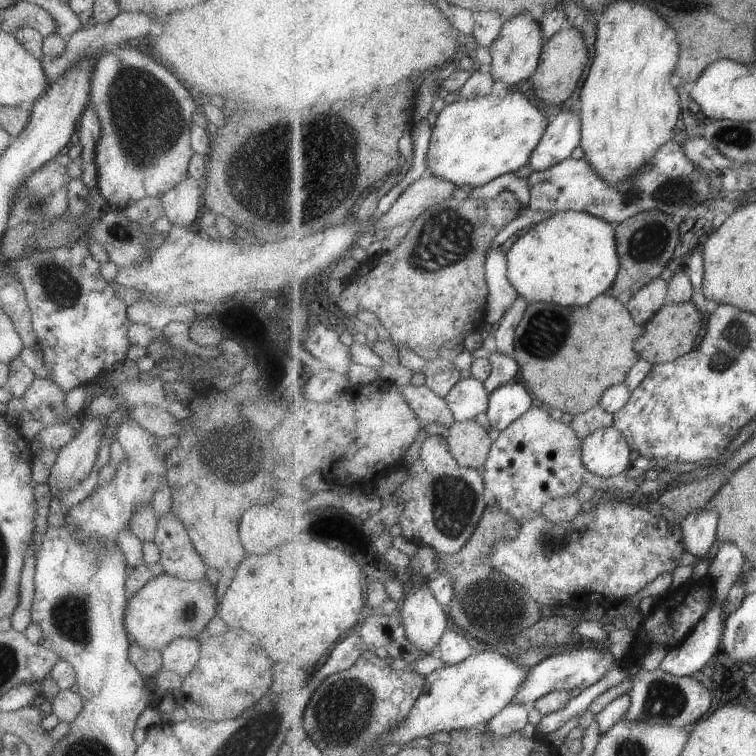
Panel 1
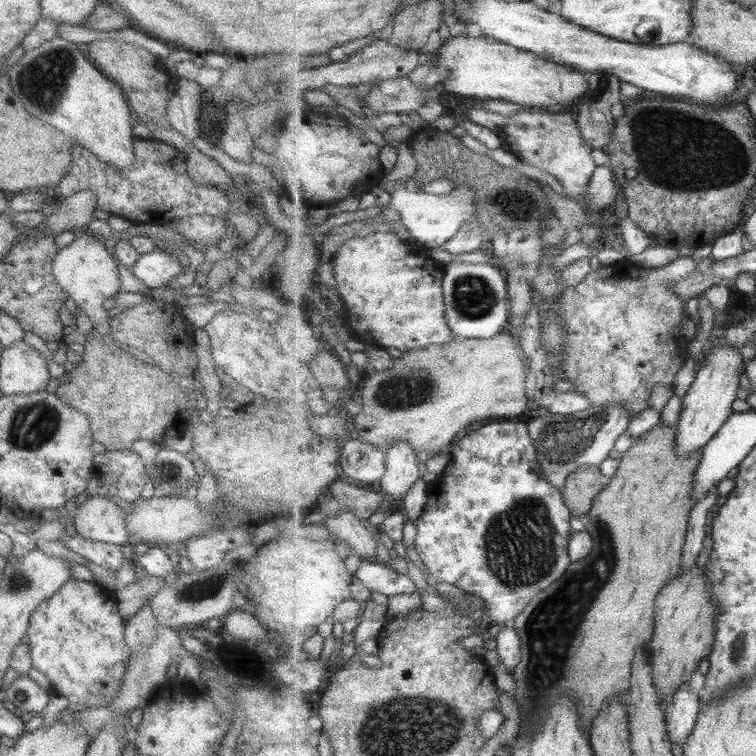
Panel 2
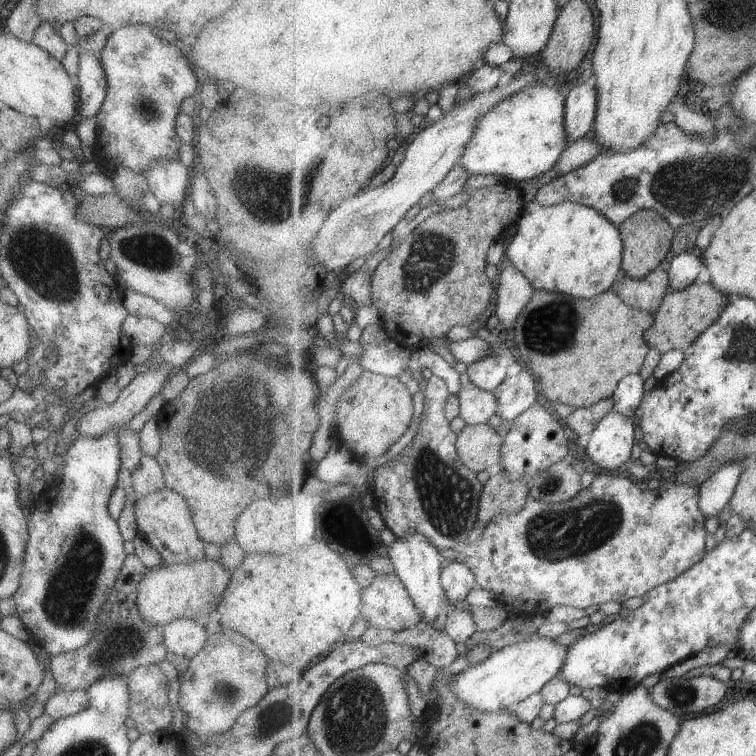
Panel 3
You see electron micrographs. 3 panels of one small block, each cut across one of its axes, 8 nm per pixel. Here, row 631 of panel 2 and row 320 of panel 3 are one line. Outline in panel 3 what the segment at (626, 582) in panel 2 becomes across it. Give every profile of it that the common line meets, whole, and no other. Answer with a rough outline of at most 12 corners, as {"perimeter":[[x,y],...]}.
{"perimeter":[[537,289],[519,360],[552,404],[591,407],[641,373],[655,314],[613,290]]}

